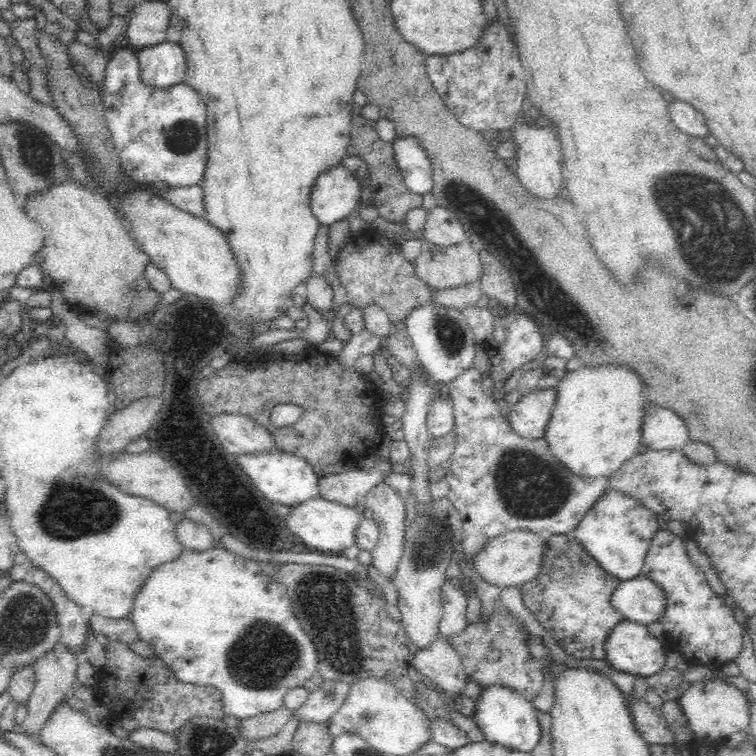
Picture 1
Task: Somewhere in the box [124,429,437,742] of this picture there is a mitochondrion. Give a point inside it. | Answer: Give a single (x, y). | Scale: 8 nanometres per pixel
(326, 612)

